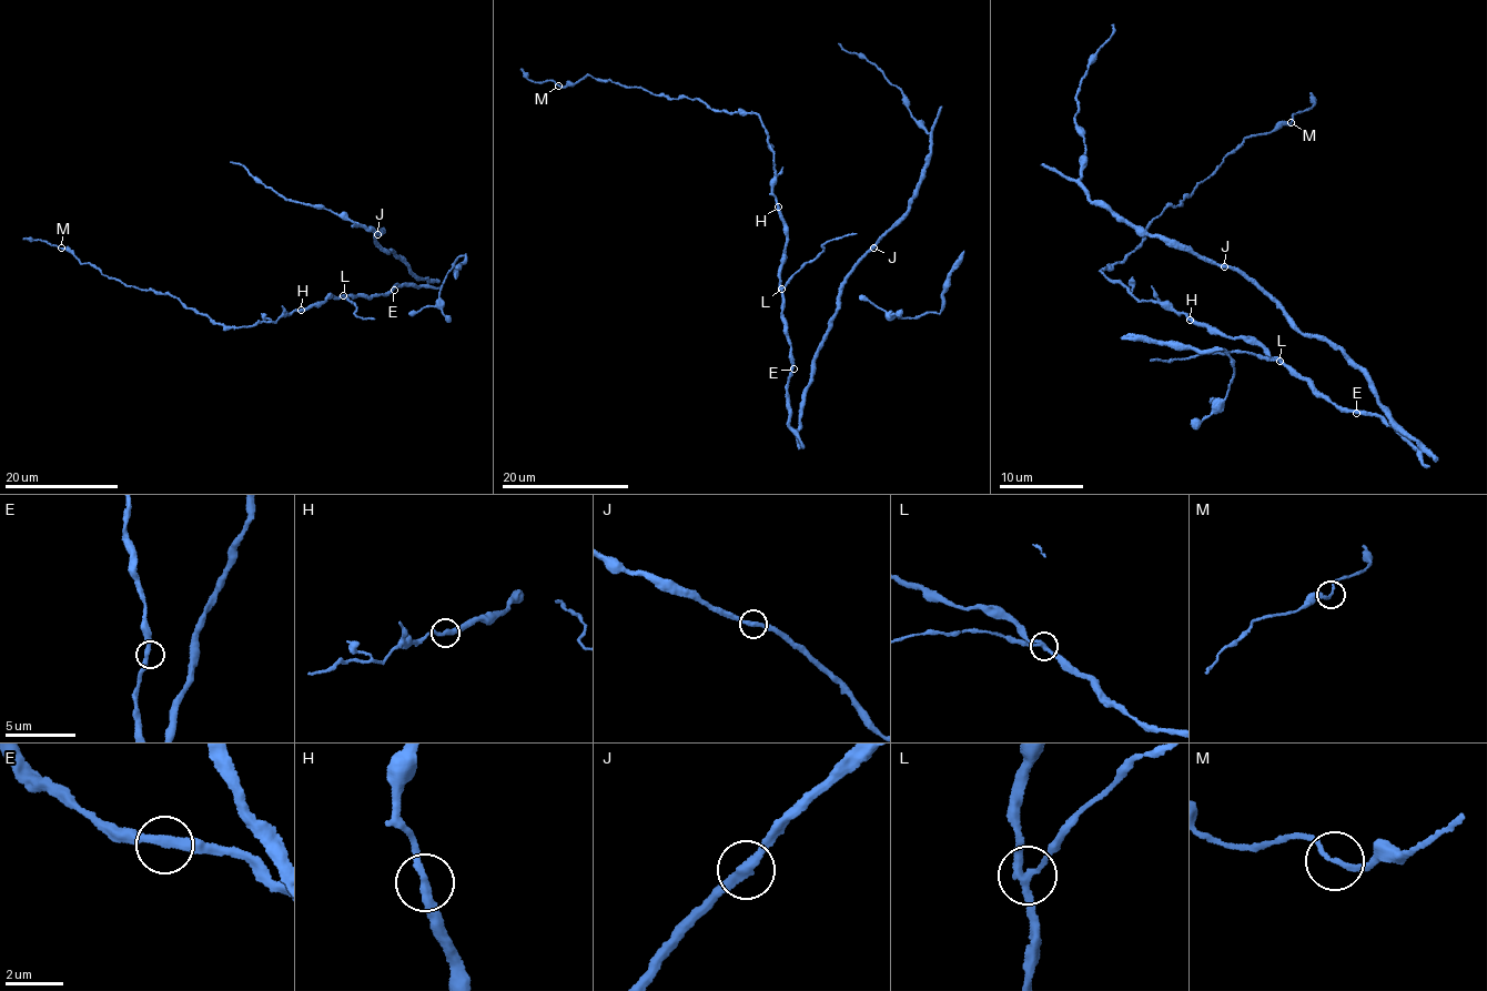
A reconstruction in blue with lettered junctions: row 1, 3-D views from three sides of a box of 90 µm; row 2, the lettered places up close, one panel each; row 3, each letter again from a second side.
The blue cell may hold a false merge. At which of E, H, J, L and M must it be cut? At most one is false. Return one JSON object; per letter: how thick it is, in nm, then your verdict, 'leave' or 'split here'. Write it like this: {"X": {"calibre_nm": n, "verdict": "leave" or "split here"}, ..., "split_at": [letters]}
{"E": {"calibre_nm": 320, "verdict": "leave"}, "H": {"calibre_nm": 280, "verdict": "leave"}, "J": {"calibre_nm": 320, "verdict": "leave"}, "L": {"calibre_nm": 240, "verdict": "split here"}, "M": {"calibre_nm": 170, "verdict": "leave"}, "split_at": ["L"]}

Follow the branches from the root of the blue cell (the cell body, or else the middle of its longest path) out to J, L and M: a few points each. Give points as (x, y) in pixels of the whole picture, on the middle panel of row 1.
J: (790, 367), (789, 417), (795, 431), (813, 361), (829, 330), (847, 274), (873, 248)
L: (790, 367), (791, 346), (784, 314), (781, 289)
M: (790, 367), (779, 272), (786, 228), (772, 192), (772, 149), (757, 115), (586, 74), (558, 86)

